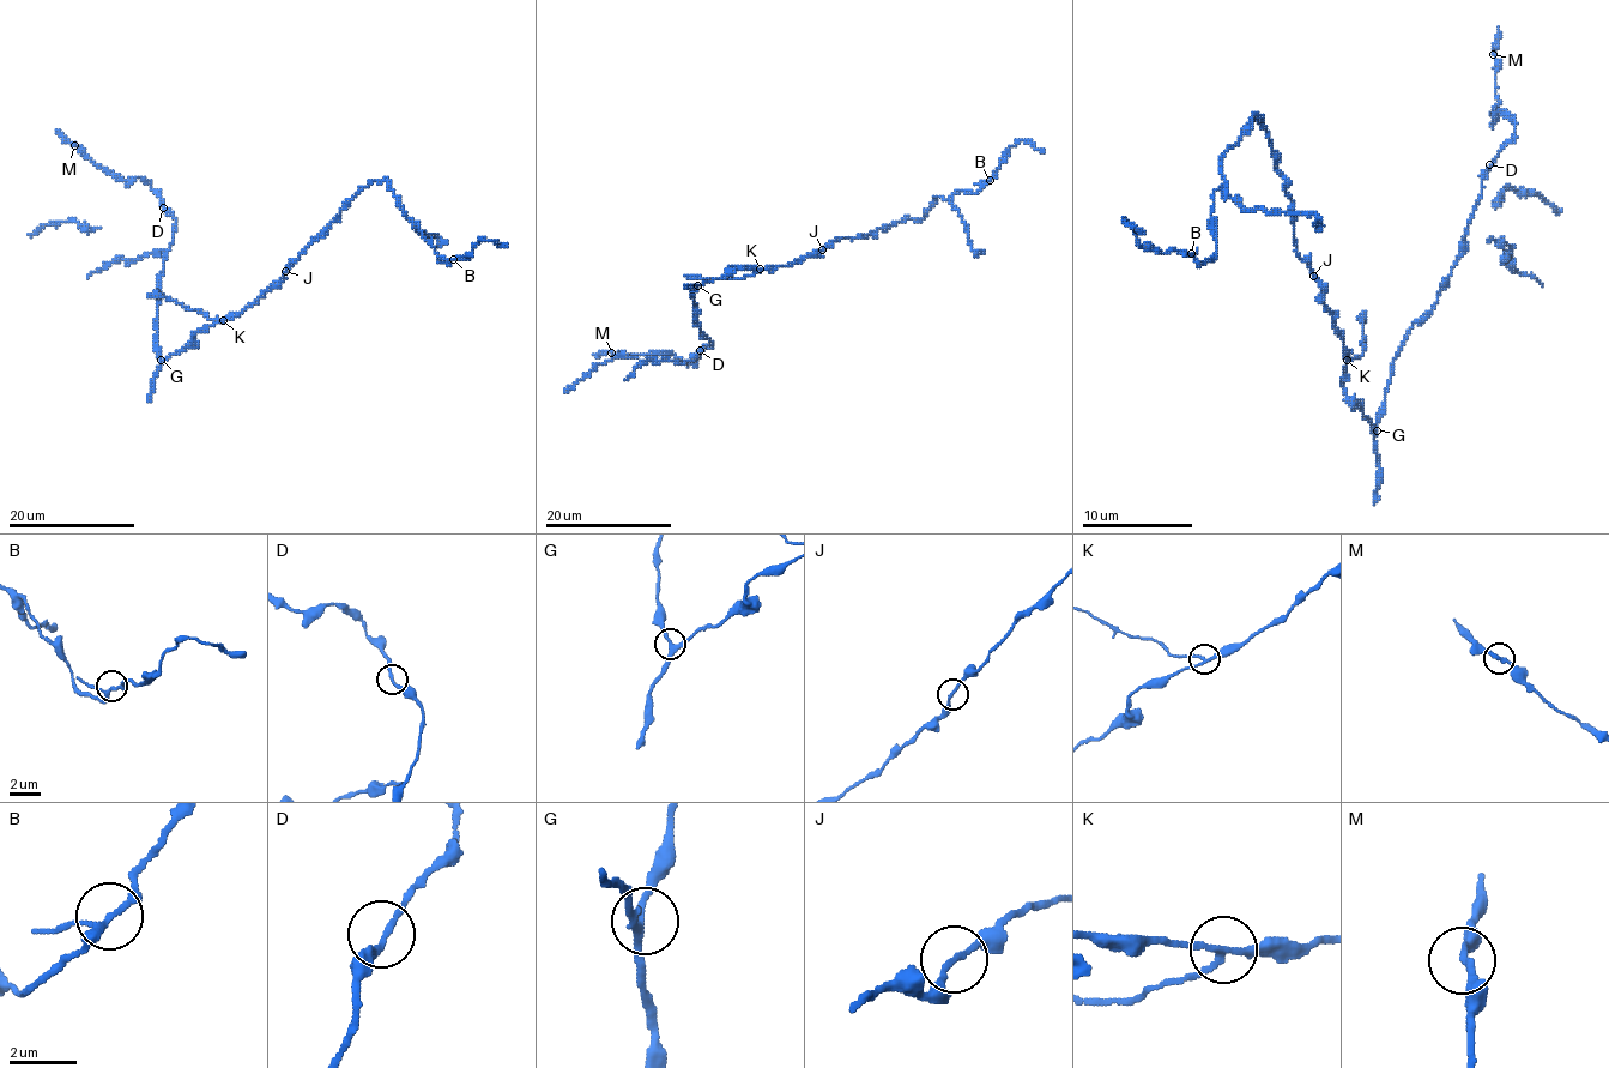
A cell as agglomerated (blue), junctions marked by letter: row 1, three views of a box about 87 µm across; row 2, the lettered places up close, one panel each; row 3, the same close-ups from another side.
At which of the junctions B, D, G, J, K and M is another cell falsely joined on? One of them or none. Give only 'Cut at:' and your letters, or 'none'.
Cut at: K

